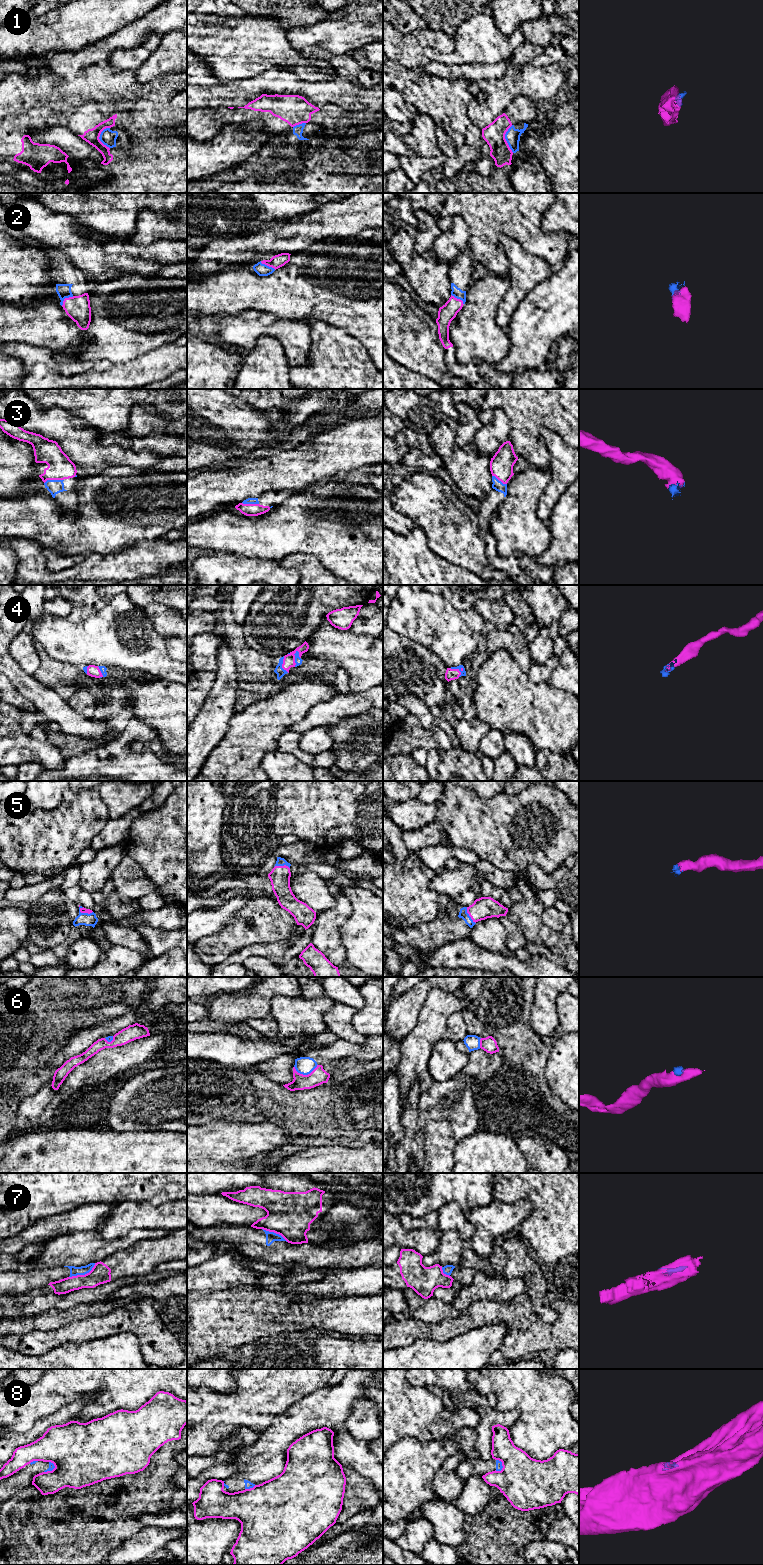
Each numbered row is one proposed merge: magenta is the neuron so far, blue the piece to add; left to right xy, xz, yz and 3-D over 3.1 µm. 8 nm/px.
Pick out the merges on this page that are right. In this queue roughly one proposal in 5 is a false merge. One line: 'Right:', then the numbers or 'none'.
Right: 2, 3, 4, 5, 6

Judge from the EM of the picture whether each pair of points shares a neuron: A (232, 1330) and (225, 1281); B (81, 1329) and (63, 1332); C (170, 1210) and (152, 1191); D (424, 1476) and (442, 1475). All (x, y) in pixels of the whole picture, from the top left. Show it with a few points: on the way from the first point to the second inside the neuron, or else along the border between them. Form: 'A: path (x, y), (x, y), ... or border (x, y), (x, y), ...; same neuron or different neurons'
A: border (249, 1284), (218, 1289), (203, 1294); different neurons
B: path (77, 1331), (67, 1332); same neuron
C: border (176, 1200), (162, 1203), (139, 1202); different neurons
D: border (449, 1457), (434, 1475), (433, 1489), (438, 1498); different neurons

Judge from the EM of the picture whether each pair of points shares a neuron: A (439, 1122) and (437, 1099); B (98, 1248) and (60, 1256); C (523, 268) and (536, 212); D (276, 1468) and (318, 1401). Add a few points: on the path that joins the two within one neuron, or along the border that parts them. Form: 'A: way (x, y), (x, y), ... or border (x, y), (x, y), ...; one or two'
A: way (439, 1116), (439, 1105); one
B: way (89, 1248), (69, 1249); one
C: border (509, 237), (548, 263); two
D: way (276, 1451), (276, 1443), (301, 1418); one

